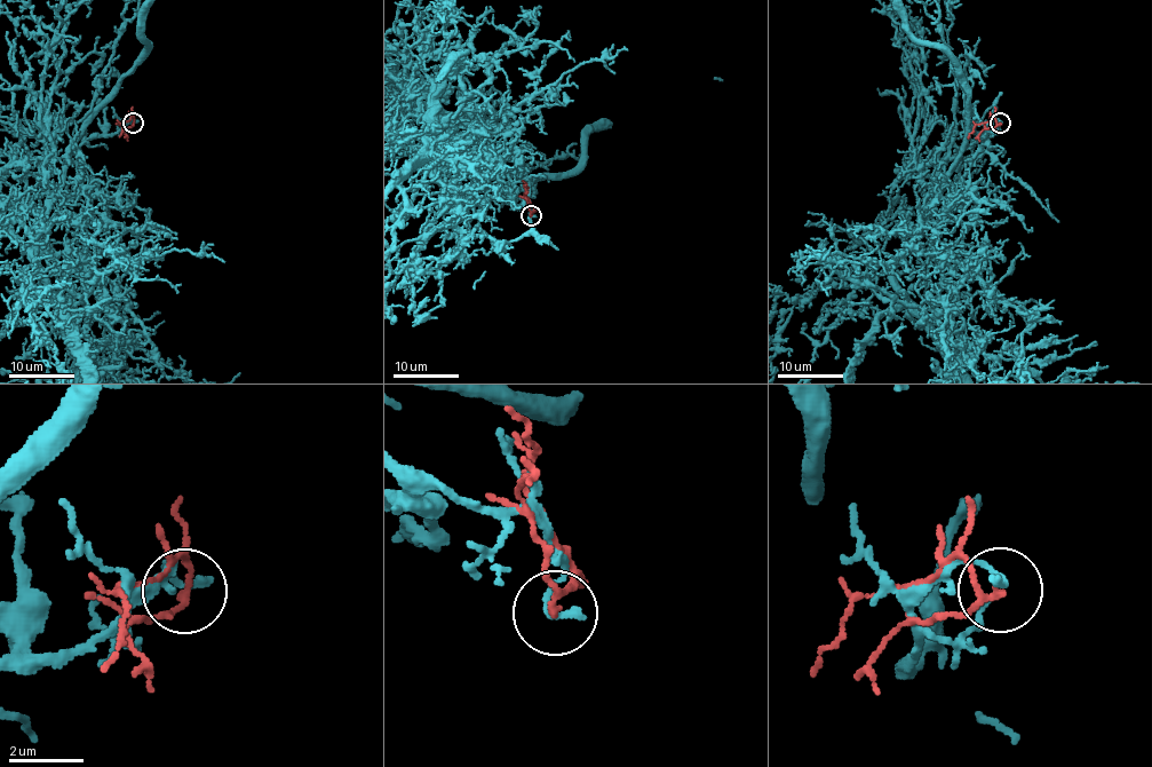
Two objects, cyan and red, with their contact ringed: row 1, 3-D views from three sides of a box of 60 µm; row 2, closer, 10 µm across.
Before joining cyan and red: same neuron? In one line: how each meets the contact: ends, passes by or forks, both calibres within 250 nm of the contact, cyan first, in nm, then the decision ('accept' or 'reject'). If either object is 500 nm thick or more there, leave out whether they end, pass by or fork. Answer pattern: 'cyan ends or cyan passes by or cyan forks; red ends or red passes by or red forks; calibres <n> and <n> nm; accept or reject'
cyan ends; red passes by; calibres 240 and 140 nm; reject

